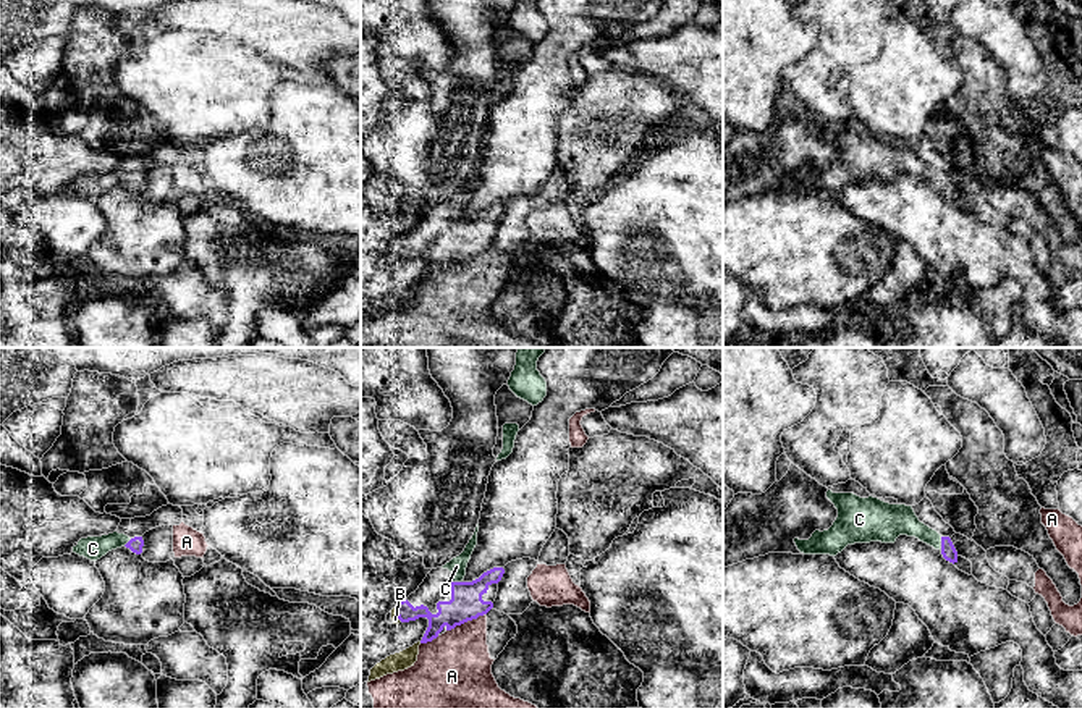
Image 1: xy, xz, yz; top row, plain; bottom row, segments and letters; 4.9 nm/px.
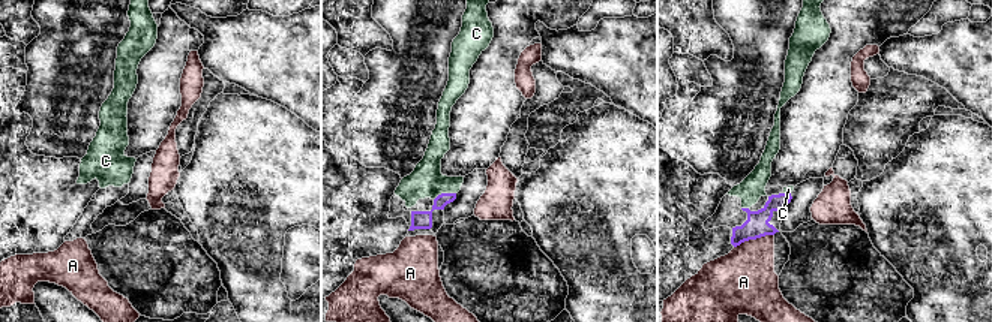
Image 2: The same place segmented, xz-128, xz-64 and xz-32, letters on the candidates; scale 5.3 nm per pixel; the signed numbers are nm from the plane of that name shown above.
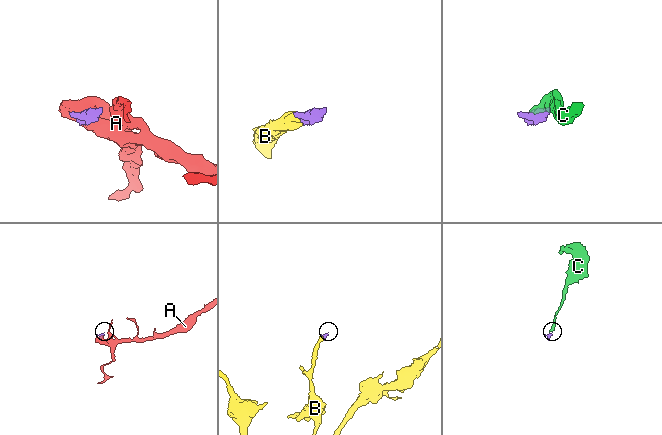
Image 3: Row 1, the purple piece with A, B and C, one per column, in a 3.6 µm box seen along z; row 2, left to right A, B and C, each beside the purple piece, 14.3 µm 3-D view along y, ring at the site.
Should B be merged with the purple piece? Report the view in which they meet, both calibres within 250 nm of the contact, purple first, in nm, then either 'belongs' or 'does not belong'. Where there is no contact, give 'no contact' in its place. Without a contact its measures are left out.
contact in xz; calibres 100 and 40 nm; belongs

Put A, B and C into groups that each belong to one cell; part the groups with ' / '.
A / B C

